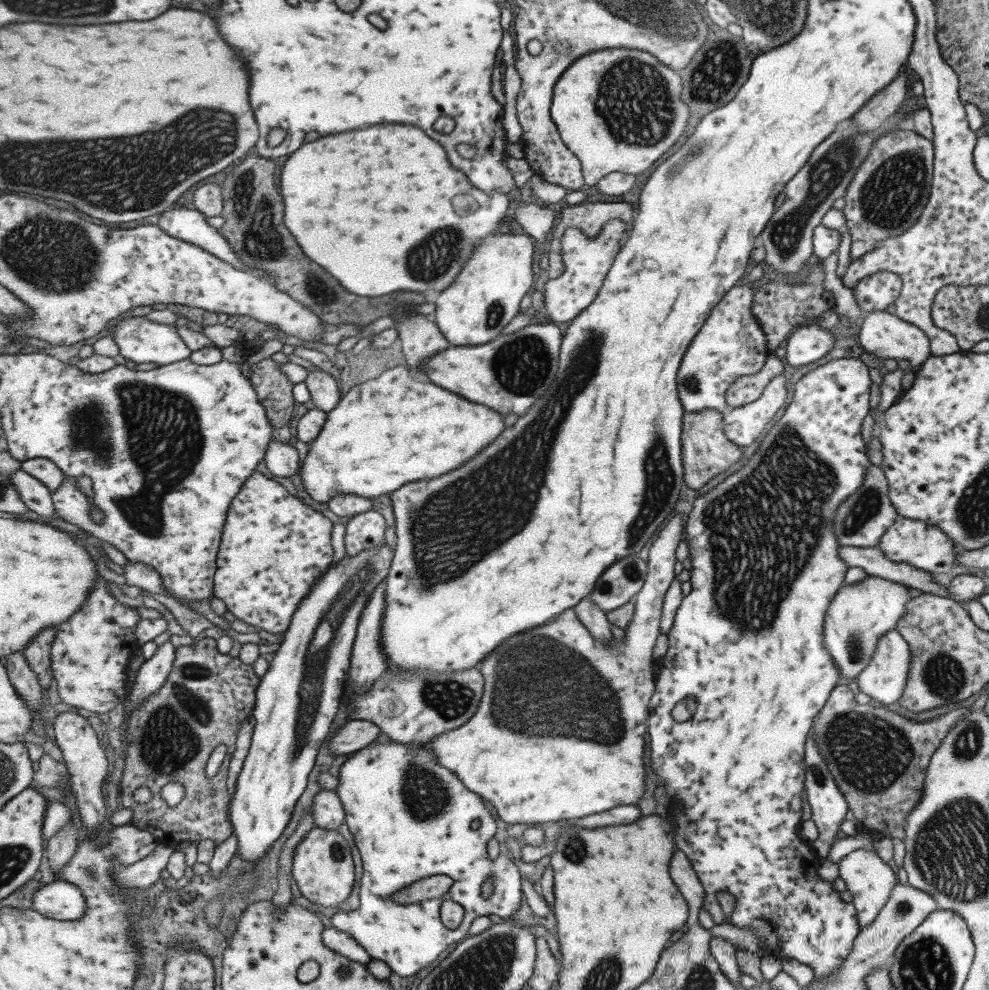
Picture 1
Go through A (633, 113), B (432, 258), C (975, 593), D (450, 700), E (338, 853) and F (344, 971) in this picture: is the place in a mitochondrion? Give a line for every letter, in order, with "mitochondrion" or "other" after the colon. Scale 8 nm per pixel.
A: mitochondrion
B: mitochondrion
C: other
D: mitochondrion
E: mitochondrion
F: other

